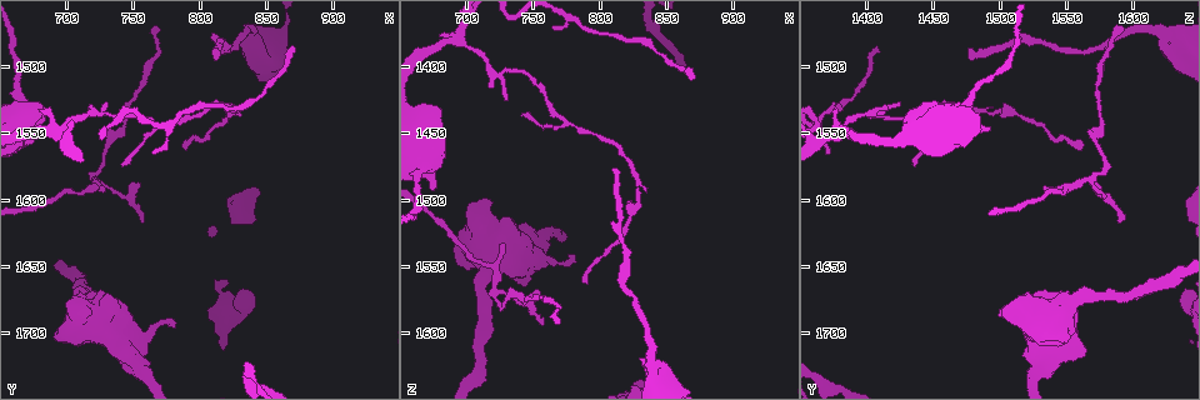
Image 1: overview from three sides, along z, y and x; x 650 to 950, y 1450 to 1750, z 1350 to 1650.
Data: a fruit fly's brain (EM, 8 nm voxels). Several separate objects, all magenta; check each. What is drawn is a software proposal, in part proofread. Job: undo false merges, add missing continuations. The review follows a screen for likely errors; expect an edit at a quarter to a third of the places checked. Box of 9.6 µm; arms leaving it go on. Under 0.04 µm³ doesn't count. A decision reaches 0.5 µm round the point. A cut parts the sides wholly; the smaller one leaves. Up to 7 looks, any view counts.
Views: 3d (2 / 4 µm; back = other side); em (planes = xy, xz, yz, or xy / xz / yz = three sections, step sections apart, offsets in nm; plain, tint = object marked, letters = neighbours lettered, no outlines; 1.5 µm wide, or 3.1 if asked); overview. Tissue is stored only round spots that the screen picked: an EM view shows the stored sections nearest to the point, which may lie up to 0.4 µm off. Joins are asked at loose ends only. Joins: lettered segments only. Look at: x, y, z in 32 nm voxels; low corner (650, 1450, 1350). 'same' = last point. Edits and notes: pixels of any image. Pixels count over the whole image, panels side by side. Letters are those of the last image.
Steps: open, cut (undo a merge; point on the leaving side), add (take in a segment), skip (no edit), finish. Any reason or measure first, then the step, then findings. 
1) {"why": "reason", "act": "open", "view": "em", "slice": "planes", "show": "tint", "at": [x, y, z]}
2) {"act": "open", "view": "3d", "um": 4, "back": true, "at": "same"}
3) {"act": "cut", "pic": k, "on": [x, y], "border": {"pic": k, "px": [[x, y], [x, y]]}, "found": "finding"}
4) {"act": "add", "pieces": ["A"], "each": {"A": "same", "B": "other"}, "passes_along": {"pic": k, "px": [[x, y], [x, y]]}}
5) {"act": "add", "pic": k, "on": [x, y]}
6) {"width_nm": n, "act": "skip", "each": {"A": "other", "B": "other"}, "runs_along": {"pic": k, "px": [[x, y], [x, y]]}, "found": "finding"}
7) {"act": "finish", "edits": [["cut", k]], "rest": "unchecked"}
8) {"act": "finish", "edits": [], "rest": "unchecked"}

{"why": "stops while still wide", "act": "open", "view": "em", "slice": "planes", "show": "letters", "at": [682, 1536, 1472]}

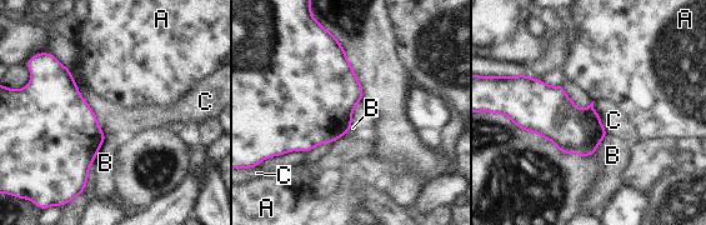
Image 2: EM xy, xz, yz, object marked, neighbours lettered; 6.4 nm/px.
{"act": "skip", "each": {"A": "other", "B": "other", "C": "other"}, "border": {"pic": 2, "px": [[69, 69], [106, 135]]}, "found": "no lettered segment goes on from it"}

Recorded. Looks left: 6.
{"why": "free end", "act": "open", "view": "em", "slice": "yz", "step": 4, "show": "tint", "at": [754, 1588, 1568]}

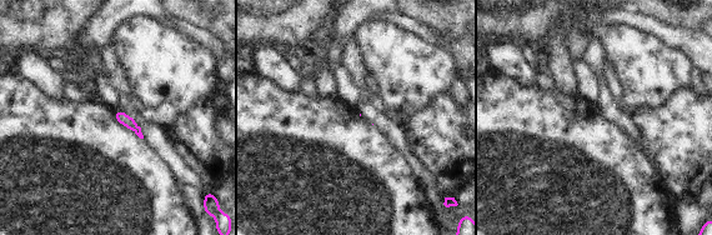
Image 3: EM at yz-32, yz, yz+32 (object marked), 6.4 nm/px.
{"why": "cut it another way", "act": "open", "view": "em", "slice": "xy", "step": 8, "show": "letters", "at": "same"}

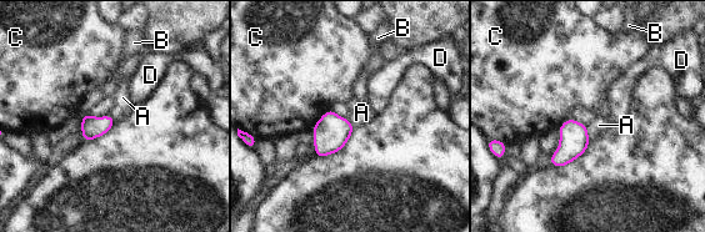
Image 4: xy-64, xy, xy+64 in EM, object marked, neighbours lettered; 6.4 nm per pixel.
{"longest_contact_nm": ["C", 200], "act": "skip", "each": {"A": "other", "B": "other", "C": "other", "D": "other"}, "found": "none of them fits"}

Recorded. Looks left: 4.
{"why": "free end", "act": "open", "view": "3d", "um": 2, "at": [812, 1494, 1476]}

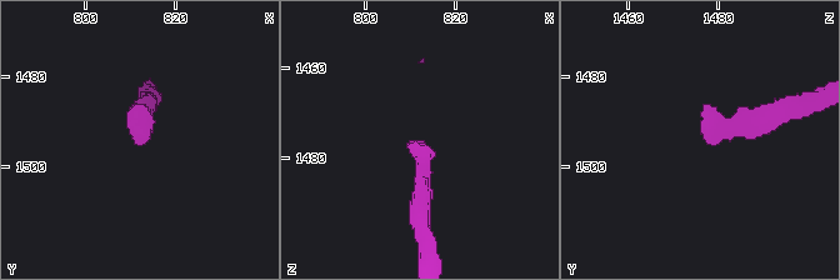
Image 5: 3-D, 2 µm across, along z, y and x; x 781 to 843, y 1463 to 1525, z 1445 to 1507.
{"act": "open", "view": "em", "slice": "planes", "show": "letters", "at": [811, 1494, 1477]}

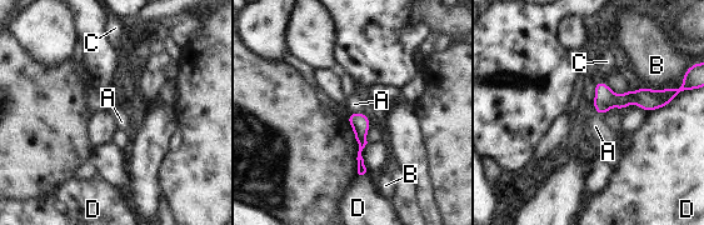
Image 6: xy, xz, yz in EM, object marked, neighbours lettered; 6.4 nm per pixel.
{"act": "skip", "each": {"A": "other", "B": "other", "C": "other", "D": "other"}, "runs_along": {"pic": 6, "px": [[664, 98], [605, 100], [597, 108]]}, "found": "no lettered segment goes on from it"}

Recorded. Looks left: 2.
{"act": "finish", "edits": [], "rest": "unchecked"}

